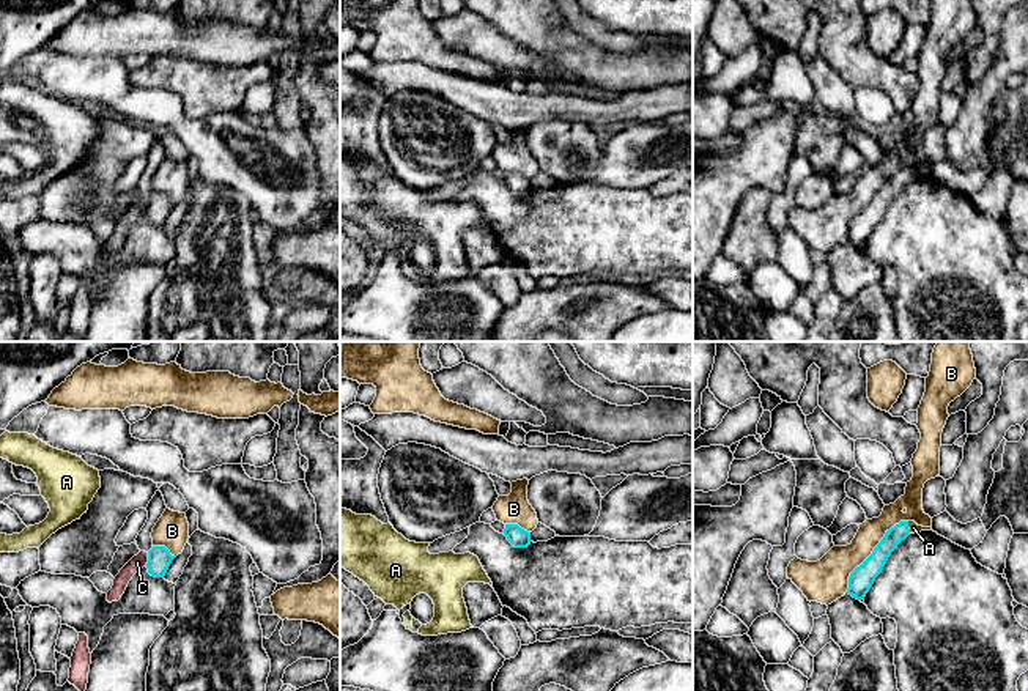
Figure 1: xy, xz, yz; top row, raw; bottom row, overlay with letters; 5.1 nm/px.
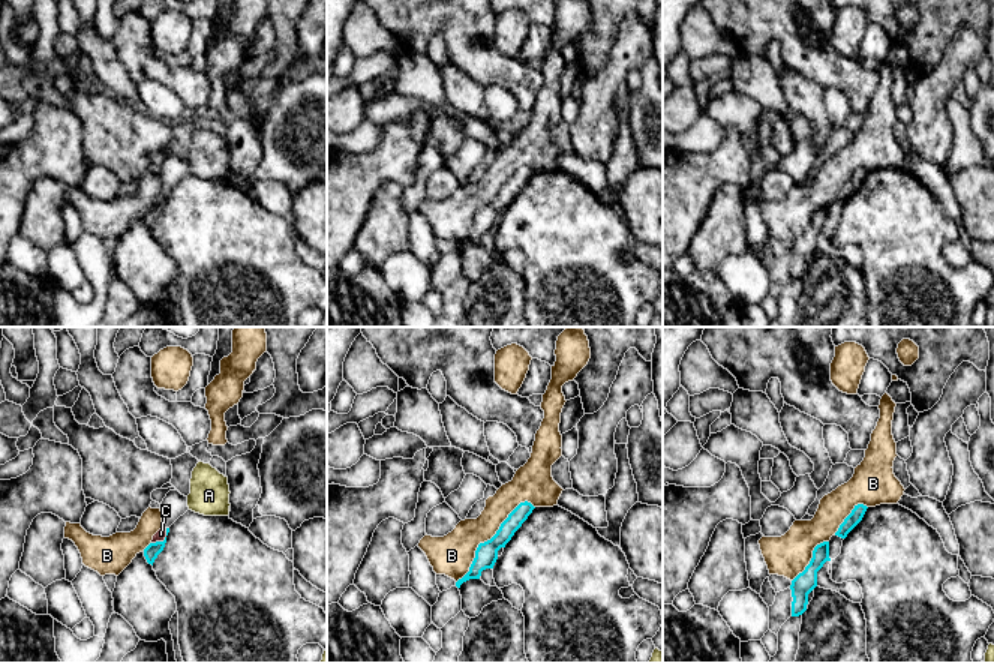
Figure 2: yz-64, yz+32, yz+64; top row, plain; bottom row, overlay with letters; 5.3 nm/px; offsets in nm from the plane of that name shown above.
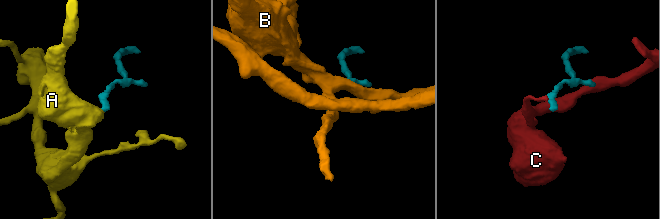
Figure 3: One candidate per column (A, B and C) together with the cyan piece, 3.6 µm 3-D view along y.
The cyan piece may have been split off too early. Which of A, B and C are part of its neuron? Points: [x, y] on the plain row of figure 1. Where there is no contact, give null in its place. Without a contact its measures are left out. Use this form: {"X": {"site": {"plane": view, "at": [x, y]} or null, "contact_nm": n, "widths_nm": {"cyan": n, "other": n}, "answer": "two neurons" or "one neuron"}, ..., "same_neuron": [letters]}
{"A": {"site": {"plane": "yz", "at": [907, 175]}, "contact_nm": 70, "widths_nm": {"cyan": 100, "other": 50}, "answer": "one neuron"}, "B": {"site": {"plane": "yz", "at": [872, 200]}, "contact_nm": 500, "widths_nm": {"cyan": 120, "other": 190}, "answer": "two neurons"}, "C": {"site": {"plane": "xy", "at": [148, 206]}, "contact_nm": 70, "widths_nm": {"cyan": 120, "other": 80}, "answer": "two neurons"}, "same_neuron": ["A"]}

